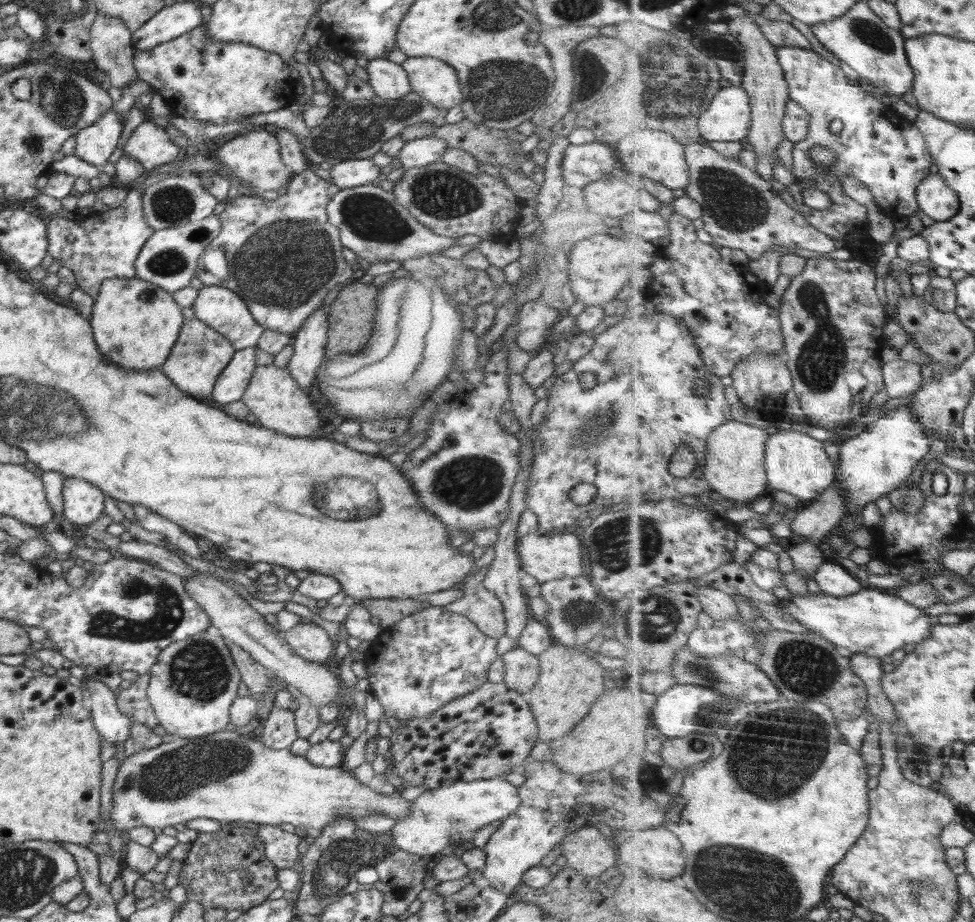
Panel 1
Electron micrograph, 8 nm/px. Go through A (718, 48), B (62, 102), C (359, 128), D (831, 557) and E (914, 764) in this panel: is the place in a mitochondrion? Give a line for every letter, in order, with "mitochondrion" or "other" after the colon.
A: mitochondrion
B: mitochondrion
C: mitochondrion
D: other
E: mitochondrion

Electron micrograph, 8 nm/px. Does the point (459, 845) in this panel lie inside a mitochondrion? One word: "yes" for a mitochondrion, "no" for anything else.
no

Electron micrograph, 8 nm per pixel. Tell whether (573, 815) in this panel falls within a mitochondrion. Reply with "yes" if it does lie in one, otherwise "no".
no

